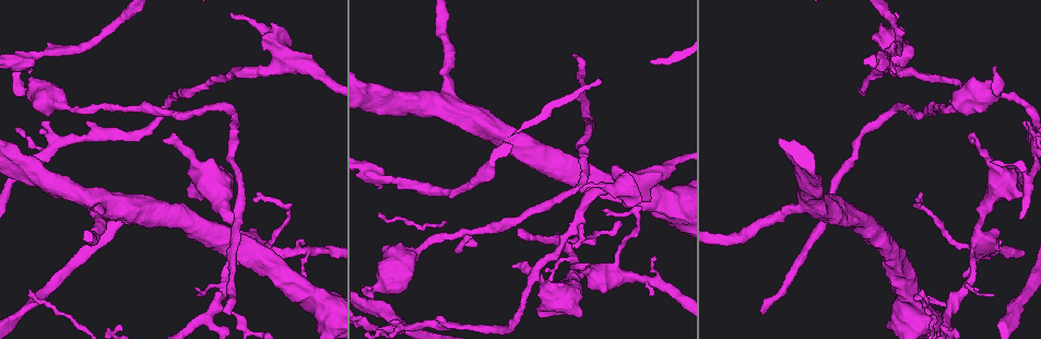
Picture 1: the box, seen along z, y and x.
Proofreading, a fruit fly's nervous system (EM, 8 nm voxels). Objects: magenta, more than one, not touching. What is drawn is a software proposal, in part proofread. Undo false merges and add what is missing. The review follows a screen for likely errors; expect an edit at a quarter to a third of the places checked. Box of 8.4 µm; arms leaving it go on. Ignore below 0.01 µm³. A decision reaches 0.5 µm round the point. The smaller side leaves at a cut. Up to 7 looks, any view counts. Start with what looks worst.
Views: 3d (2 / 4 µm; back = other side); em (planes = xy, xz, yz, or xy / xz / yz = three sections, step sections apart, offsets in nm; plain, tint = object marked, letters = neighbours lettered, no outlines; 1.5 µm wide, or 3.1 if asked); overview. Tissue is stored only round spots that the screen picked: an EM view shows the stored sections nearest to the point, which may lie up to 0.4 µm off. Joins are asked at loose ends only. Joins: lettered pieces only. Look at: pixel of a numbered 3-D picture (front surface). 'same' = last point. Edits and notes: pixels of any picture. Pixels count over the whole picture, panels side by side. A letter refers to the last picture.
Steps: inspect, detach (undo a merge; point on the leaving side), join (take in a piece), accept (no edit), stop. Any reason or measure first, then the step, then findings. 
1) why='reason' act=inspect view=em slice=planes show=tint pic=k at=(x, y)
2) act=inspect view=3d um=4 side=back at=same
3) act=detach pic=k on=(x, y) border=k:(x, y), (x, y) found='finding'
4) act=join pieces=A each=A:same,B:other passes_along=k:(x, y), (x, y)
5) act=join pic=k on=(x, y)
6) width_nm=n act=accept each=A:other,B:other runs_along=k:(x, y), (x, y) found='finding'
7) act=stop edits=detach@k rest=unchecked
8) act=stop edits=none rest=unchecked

why='branch stops here' act=inspect view=em slice=planes show=letters pic=1 at=(230, 314)

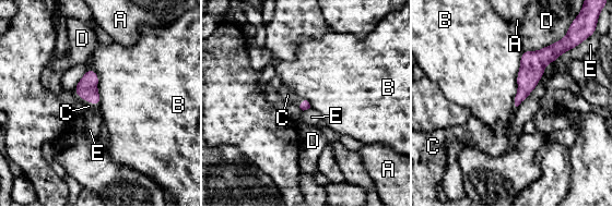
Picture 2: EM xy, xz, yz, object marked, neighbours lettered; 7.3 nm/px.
act=join pieces=C each=A:other,B:other,C:same,D:other,E:other found='the neuron continues'

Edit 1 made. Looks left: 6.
why='tapers out' act=inspect view=em slice=planes show=tint pic=1 at=(993, 293)

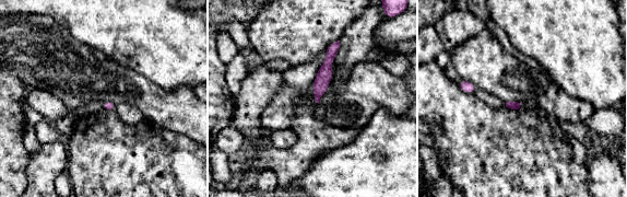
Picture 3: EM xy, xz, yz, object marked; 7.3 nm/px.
act=inspect view=em slice=planes show=letters at=same

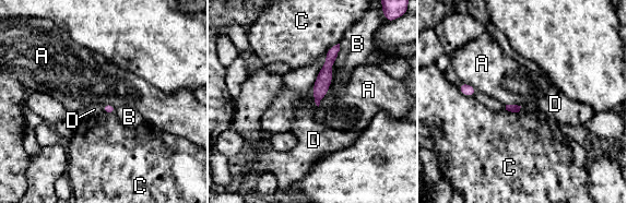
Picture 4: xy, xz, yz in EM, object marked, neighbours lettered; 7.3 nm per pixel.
act=accept each=A:other,B:other,C:other,D:other found='none of them fits'

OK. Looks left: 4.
why='thick turns thin' act=inspect view=em slice=planes show=tint pic=1 at=(415, 253)

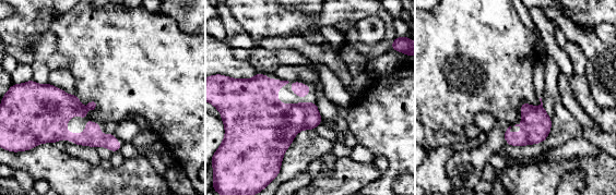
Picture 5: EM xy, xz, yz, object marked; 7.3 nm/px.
why='see the neighbours' act=inspect view=em slice=planes show=letters at=same

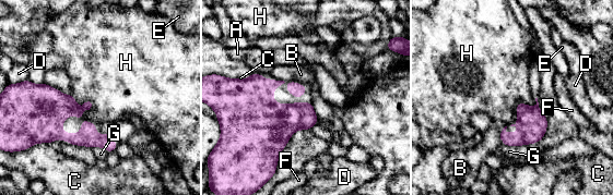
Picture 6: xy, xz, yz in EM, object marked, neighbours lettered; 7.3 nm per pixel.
act=accept each=A:other,B:other,C:other,D:other,E:other,F:other,G:other,H:other runs_along=6:(32, 88), (74, 109), (113, 148) found='one neuron here'

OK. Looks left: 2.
act=stop edits=join@2 rest=unchecked

